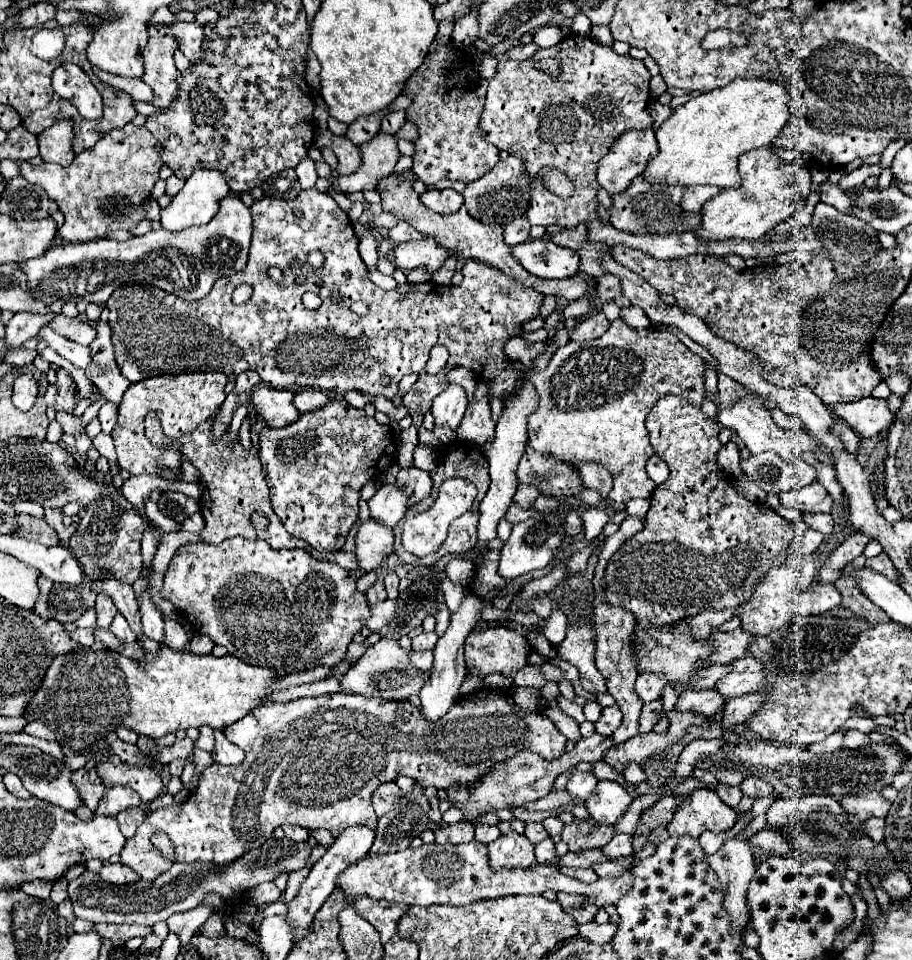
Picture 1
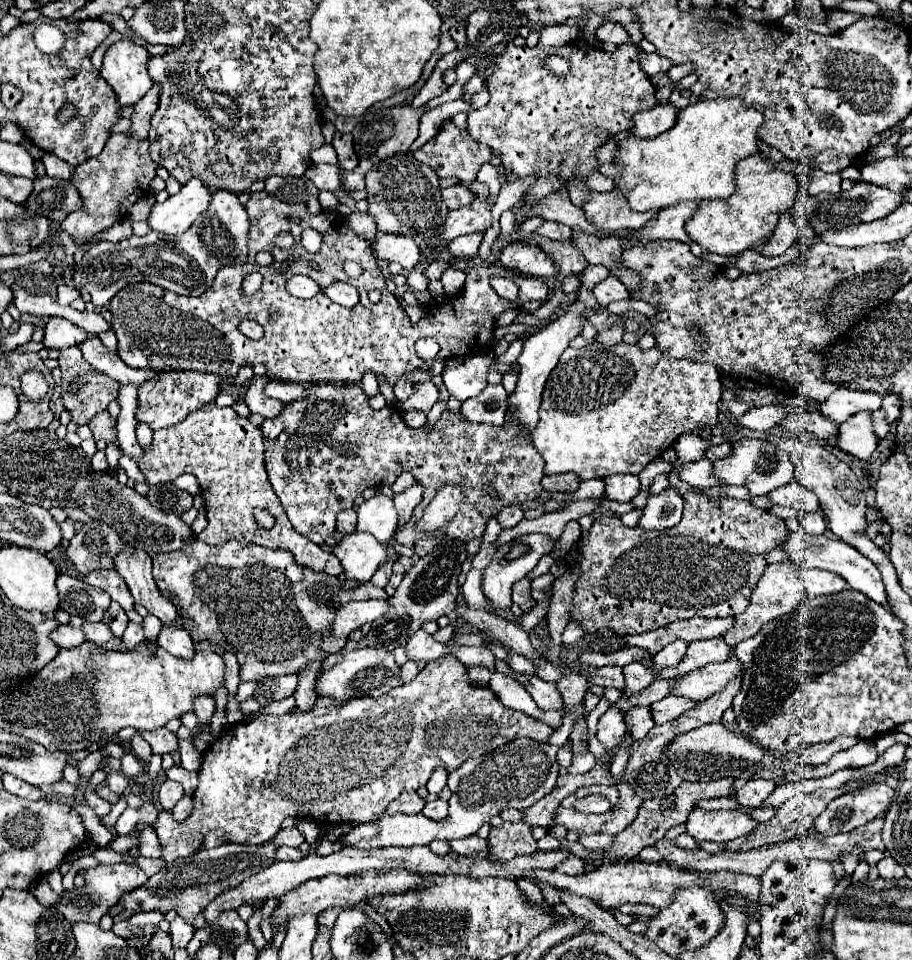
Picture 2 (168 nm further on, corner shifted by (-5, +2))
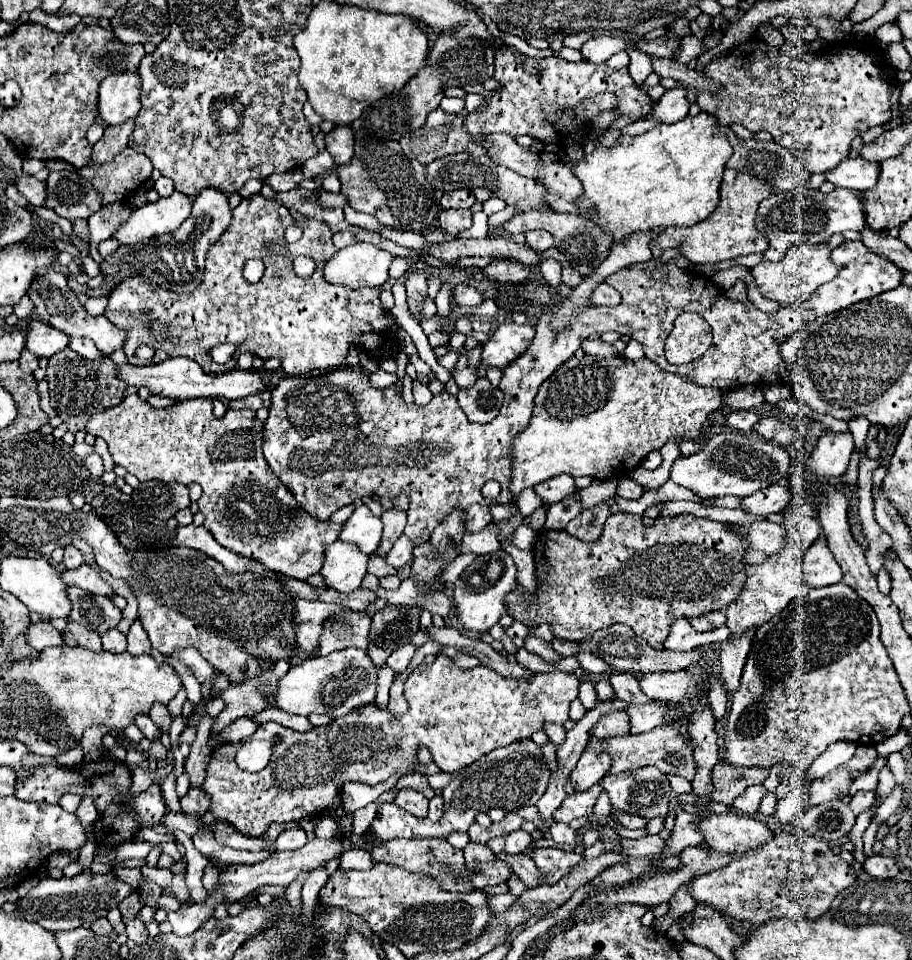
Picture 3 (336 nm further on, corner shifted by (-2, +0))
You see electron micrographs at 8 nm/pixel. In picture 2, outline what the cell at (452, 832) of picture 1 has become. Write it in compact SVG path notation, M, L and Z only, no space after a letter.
M476 834L470 836L470 838L462 838L458 842L450 842L450 844L452 844L452 850L458 852L458 854L474 854L474 852L482 852L482 850L488 848L486 840L478 838Z

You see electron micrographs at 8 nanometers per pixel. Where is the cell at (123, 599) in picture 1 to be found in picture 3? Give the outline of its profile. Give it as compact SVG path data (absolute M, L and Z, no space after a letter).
M83 564L75 570L65 570L63 572L63 582L69 584L69 586L79 586L87 592L93 592L93 594L103 594L103 596L113 596L115 590L101 578L101 572L89 564Z

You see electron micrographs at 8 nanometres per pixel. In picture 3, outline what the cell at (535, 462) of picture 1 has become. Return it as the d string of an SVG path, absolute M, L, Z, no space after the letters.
M559 474L555 478L549 478L547 482L539 482L535 486L535 492L543 498L543 502L559 502L571 494L577 492L577 486L569 474Z

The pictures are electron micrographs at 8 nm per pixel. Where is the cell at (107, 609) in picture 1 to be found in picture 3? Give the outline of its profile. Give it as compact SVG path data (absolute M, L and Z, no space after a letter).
M115 626L115 628L109 628L105 634L101 634L103 638L103 648L107 652L113 652L113 654L121 654L125 652L127 648L127 640L125 640L125 634Z

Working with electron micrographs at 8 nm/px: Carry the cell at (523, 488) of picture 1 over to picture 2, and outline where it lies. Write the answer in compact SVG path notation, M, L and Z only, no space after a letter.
M521 504L508 506L506 510L500 510L496 520L502 528L514 528L524 518L524 510Z

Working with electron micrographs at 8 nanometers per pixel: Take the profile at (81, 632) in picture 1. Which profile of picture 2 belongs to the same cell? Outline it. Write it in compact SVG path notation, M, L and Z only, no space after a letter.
M68 624L64 626L56 626L50 634L50 640L58 646L58 648L76 648L84 642L84 634L80 628L72 628Z

